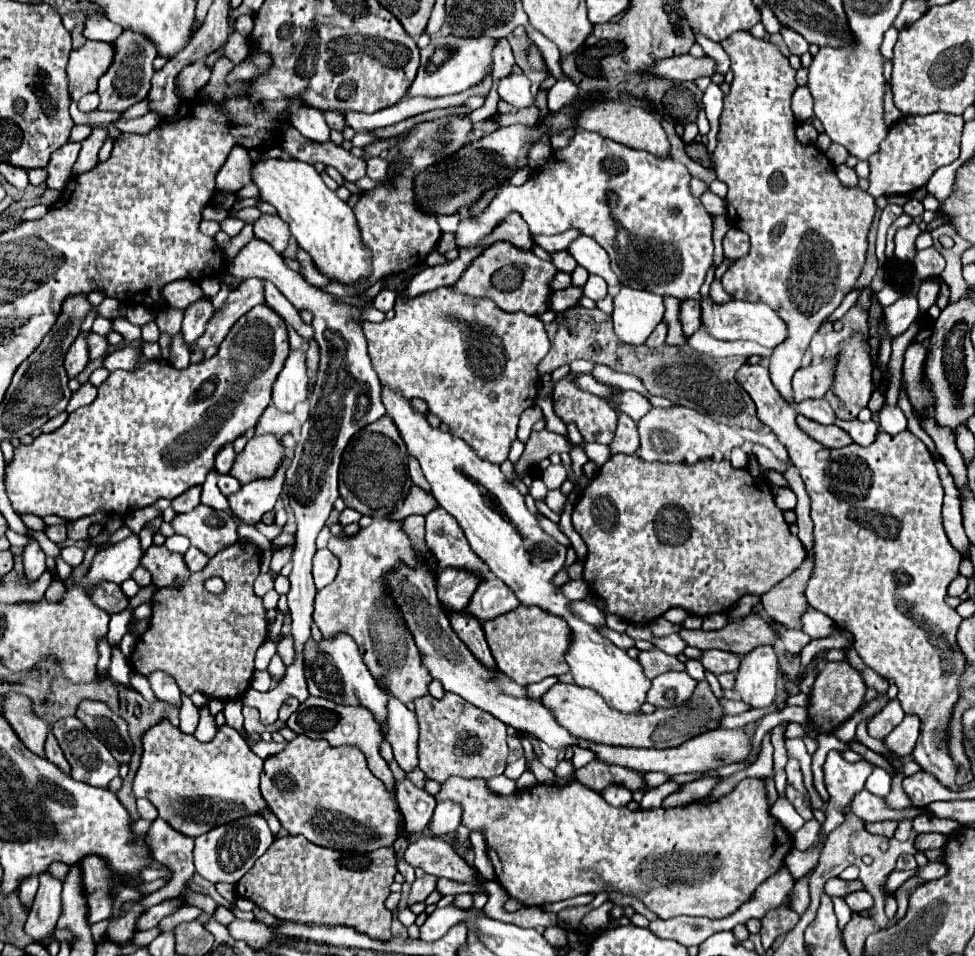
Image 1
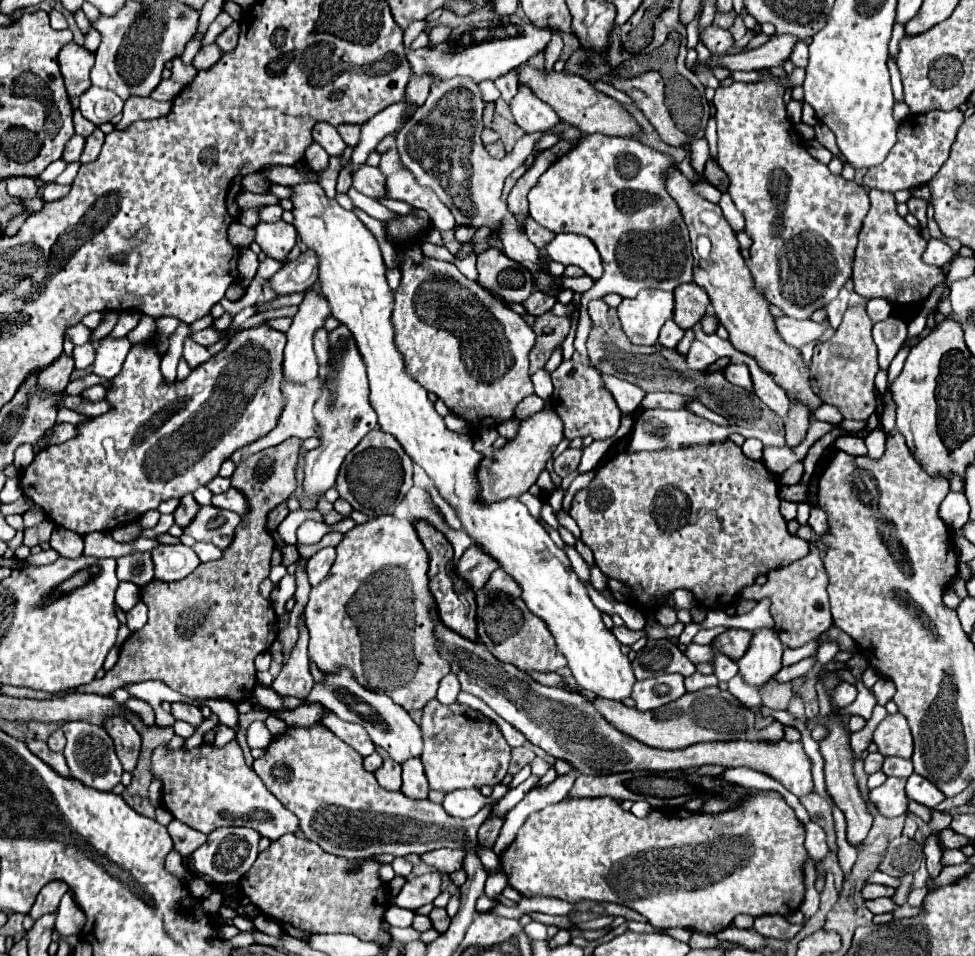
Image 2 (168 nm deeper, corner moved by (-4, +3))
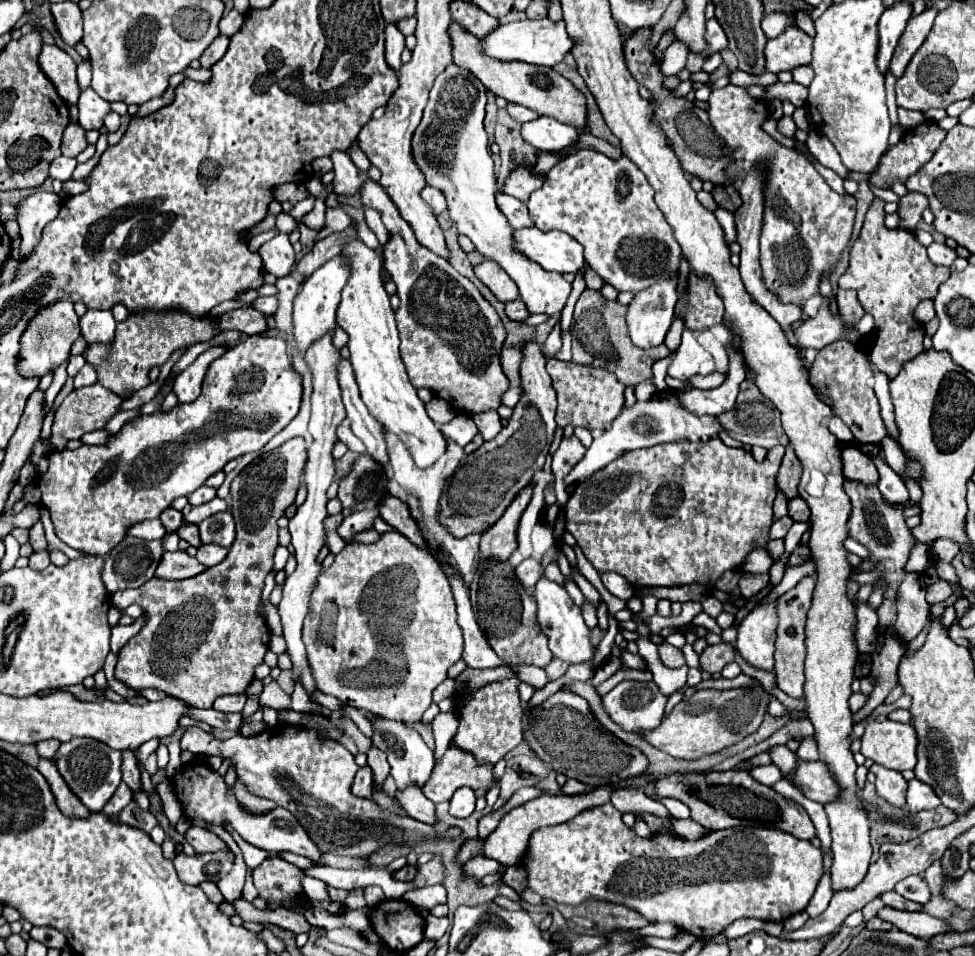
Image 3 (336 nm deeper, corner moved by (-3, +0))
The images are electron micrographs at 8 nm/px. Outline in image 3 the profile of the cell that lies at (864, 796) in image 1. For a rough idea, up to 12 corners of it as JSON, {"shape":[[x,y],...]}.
{"shape":[[872,766],[876,792],[888,804],[906,806],[900,772]]}

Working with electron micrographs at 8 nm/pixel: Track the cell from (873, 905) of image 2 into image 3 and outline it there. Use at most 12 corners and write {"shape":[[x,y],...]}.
{"shape":[[890,910],[878,916],[920,938],[948,932],[946,922],[924,912]]}

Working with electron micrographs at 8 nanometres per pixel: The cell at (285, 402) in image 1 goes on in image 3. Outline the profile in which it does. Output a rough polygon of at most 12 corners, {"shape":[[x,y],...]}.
{"shape":[[320,266],[294,298],[294,344],[302,354],[336,328],[348,268]]}

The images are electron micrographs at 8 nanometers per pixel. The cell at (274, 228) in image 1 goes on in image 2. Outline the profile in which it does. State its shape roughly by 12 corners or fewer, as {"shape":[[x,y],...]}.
{"shape":[[285,221],[255,227],[263,253],[285,263],[297,239]]}

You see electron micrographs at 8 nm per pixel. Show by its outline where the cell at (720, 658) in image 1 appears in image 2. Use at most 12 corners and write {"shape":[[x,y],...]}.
{"shape":[[689,643],[685,655],[695,665],[701,661],[713,663],[711,645]]}

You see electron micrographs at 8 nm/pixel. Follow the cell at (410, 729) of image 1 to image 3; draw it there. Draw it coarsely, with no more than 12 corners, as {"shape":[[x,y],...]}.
{"shape":[[420,786],[396,790],[398,806],[412,818],[434,824],[434,802]]}

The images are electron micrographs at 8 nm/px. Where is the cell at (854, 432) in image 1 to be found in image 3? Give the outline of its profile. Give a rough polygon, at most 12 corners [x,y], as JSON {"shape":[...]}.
{"shape":[[876,456],[878,488],[890,504],[906,502],[902,478]]}

